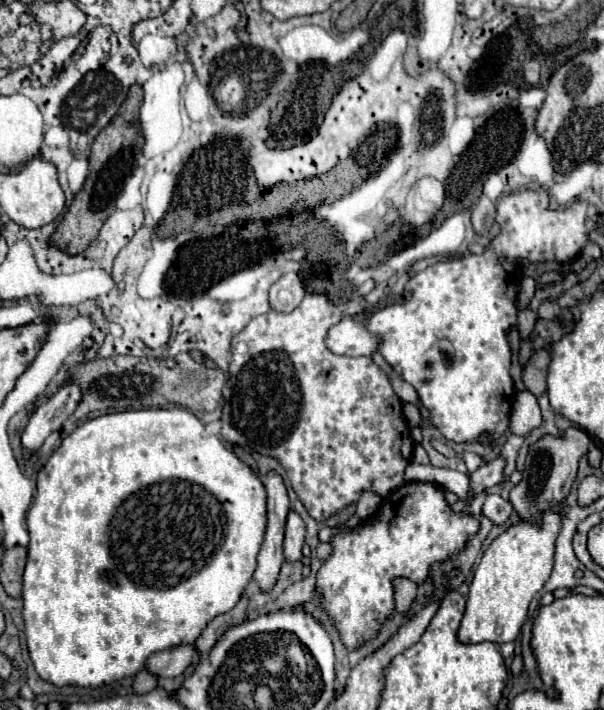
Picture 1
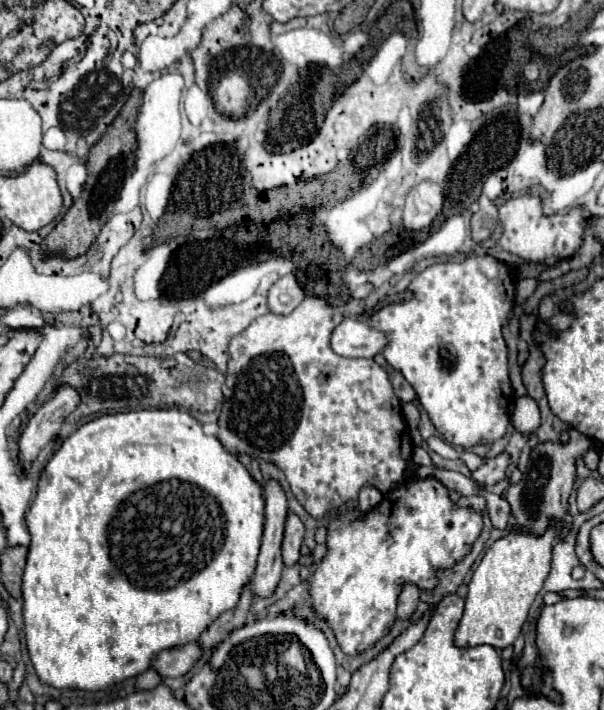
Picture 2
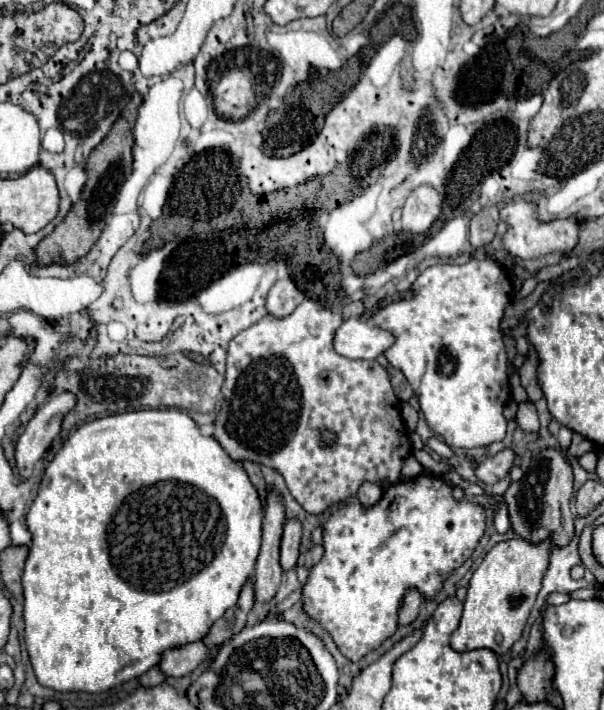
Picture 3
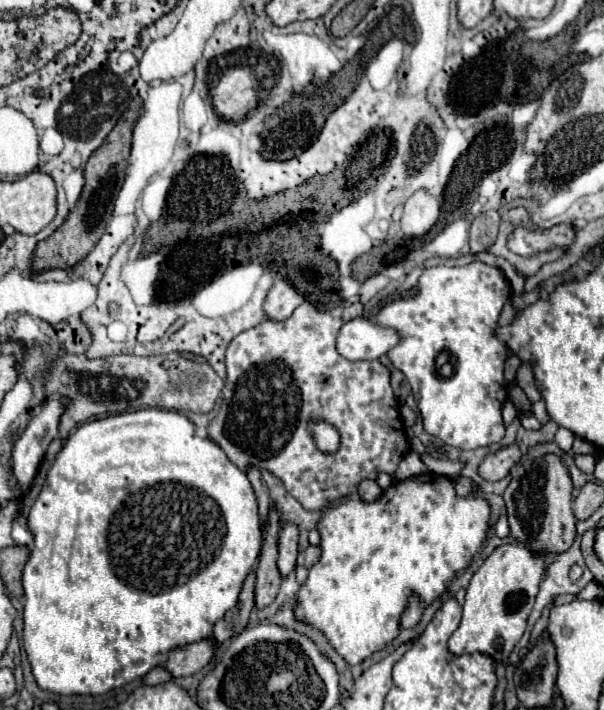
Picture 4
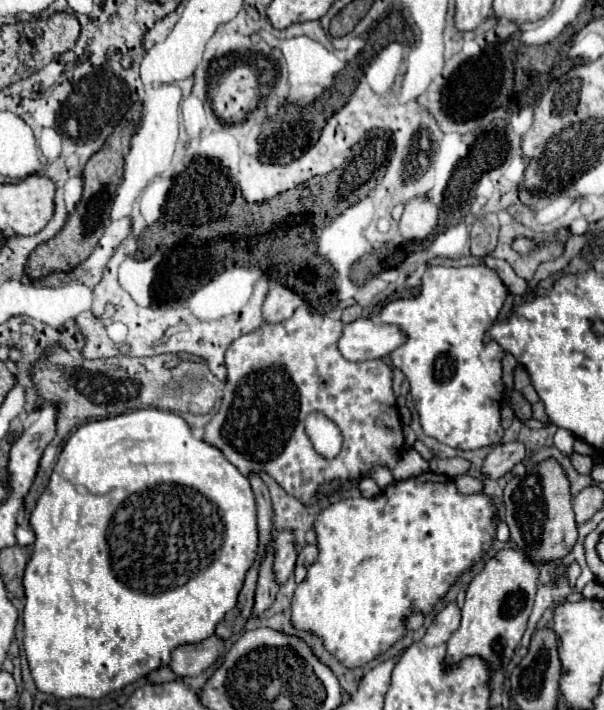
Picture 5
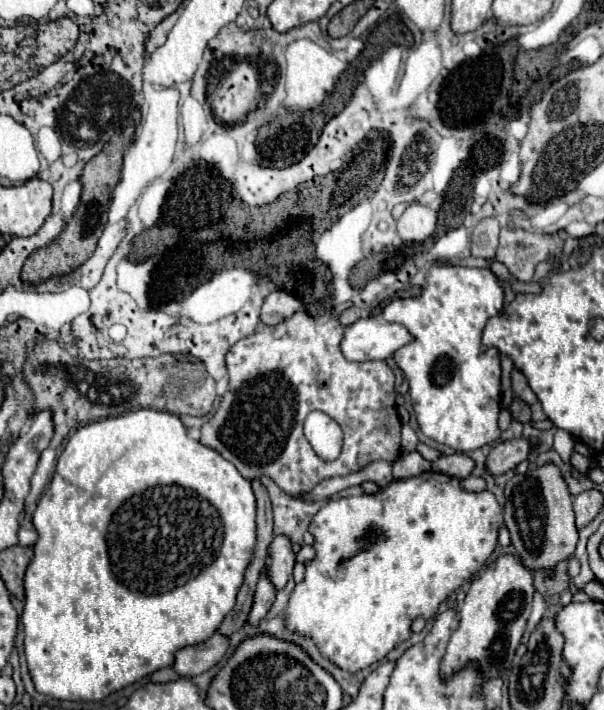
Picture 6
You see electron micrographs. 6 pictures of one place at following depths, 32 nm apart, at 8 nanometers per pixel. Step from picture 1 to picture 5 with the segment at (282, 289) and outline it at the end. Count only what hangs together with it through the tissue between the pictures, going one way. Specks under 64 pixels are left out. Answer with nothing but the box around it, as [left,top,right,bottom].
[262,282,304,324]

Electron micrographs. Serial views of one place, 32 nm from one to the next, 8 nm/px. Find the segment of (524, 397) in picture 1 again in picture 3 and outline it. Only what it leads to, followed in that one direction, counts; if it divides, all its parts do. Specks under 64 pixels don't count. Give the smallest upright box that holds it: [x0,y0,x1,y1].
[516,402,540,432]

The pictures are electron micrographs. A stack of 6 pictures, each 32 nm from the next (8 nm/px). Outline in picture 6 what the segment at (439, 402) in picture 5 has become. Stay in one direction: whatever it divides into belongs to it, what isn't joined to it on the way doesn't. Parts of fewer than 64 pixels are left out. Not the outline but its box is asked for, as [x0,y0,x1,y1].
[382,266,504,452]

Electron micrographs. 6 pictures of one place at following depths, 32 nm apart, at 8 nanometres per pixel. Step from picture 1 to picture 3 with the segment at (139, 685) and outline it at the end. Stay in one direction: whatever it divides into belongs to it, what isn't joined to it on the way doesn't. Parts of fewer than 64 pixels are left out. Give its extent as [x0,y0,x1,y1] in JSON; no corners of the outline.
[140,666,166,688]

